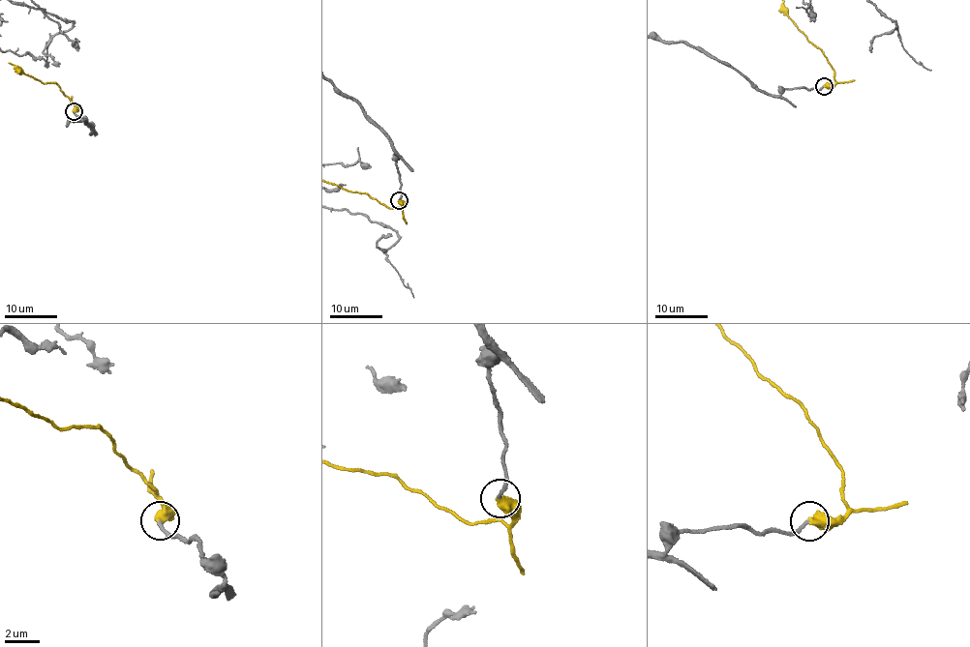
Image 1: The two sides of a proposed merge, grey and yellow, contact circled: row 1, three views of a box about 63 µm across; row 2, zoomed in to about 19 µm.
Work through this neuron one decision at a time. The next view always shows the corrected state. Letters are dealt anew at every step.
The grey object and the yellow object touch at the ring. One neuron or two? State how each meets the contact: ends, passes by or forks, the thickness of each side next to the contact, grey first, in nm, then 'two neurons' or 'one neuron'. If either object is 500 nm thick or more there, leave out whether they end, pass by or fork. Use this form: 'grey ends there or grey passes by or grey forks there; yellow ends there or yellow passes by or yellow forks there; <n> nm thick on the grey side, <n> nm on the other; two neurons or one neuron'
200 nm thick on the grey side, 600 nm on the other; one neuron

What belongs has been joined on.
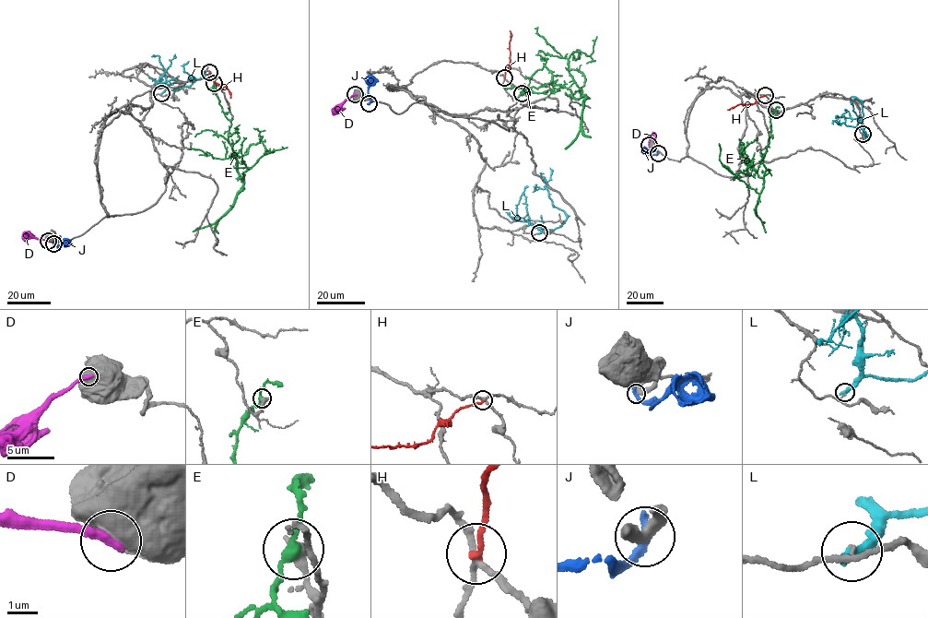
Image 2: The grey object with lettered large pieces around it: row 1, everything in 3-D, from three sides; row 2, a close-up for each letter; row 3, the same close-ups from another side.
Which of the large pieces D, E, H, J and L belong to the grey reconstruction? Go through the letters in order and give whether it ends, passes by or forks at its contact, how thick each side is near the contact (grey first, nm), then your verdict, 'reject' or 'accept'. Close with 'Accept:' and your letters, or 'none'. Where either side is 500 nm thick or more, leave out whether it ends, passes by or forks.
D: calibres 1000 and 340 nm; reject
E: it passes by; calibres 440 and 280 nm; reject
H: it ends; calibres 180 and 200 nm; reject
J: it ends; calibres 320 and 360 nm; reject
L: it ends; calibres 70 and 400 nm; reject
Accept: none

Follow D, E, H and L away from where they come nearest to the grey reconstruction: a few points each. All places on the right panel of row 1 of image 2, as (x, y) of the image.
D: (649, 145), (655, 134)
E: (776, 110), (764, 157), (758, 166), (757, 175), (763, 178), (763, 186), (759, 194), (721, 162), (719, 143)
H: (765, 95), (754, 103), (739, 103), (727, 110)
L: (863, 134), (869, 137), (861, 127), (846, 125), (842, 115), (846, 109)

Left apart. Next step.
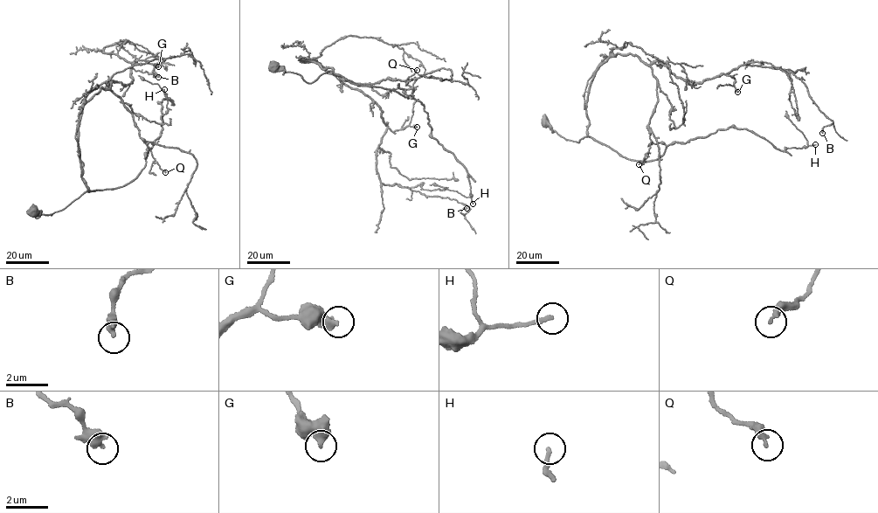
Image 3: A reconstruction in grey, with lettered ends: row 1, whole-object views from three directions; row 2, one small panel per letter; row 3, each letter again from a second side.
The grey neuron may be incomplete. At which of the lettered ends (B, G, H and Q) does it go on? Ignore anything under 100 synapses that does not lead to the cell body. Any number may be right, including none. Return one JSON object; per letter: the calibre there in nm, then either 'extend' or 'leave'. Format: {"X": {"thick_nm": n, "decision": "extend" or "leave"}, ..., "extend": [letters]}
{"B": {"thick_nm": 300, "decision": "leave"}, "G": {"thick_nm": 480, "decision": "leave"}, "H": {"thick_nm": 180, "decision": "leave"}, "Q": {"thick_nm": 300, "decision": "leave"}, "extend": []}

